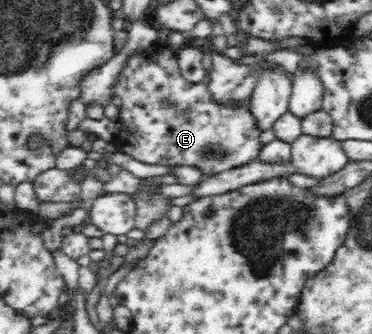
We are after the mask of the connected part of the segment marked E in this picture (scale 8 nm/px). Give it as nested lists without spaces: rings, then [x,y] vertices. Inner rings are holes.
[[[156,40],[150,46],[129,56],[126,65],[118,76],[115,94],[120,97],[120,131],[115,137],[118,150],[126,152],[146,164],[162,166],[184,165],[198,168],[203,176],[216,175],[233,168],[248,164],[259,158],[262,148],[259,122],[252,113],[252,98],[244,97],[240,101],[216,101],[209,84],[203,81],[190,83],[179,72],[177,52],[170,52],[170,44]],[[154,52],[170,52],[168,62],[154,62]]]

